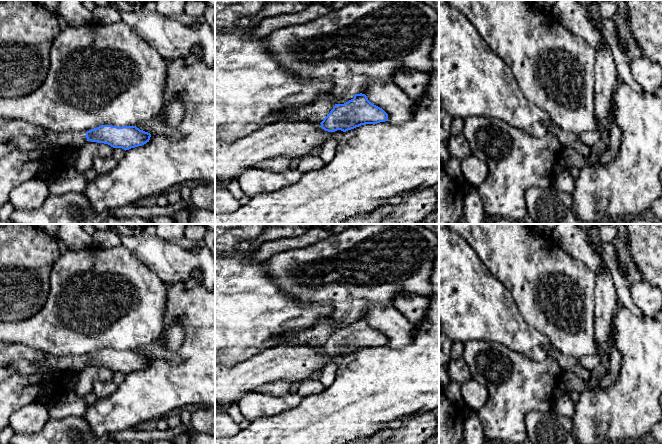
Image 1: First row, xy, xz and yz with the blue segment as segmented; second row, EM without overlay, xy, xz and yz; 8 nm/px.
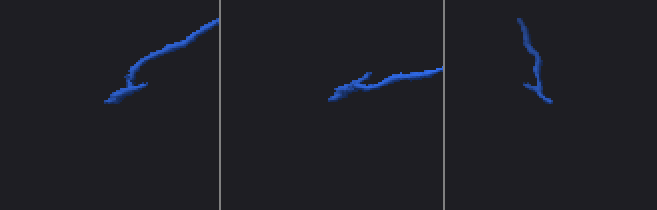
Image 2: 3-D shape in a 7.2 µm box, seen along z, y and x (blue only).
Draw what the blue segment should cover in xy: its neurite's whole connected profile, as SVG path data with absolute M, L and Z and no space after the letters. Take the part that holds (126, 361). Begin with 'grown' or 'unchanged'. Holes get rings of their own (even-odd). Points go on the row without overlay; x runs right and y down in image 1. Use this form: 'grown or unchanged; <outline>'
grown; M101 349L85 355L66 355L63 357L43 356L35 362L19 360L13 365L17 374L28 377L48 370L65 373L79 372L87 365L108 368L113 372L125 375L142 370L149 366L151 358L140 354L136 350Z

